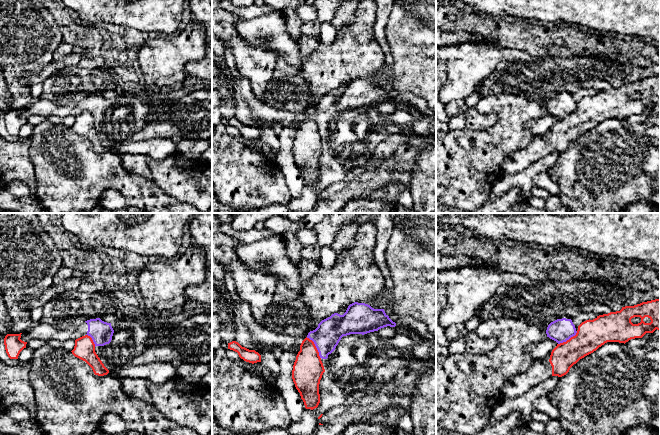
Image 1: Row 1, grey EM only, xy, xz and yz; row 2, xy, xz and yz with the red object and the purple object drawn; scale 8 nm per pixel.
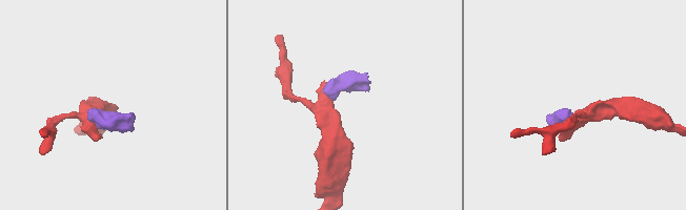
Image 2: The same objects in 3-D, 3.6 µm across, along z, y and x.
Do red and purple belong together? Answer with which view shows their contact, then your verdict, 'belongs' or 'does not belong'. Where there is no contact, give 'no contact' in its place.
meets red in xz; does not belong

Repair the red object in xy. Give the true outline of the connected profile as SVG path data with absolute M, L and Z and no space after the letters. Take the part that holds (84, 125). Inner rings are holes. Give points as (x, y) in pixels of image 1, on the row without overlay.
M85 111L76 115L74 125L71 128L75 133L85 137L95 151L104 152L109 149L109 146L96 130L95 120L90 112Z

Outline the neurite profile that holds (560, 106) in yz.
M557 95L551 98L546 106L547 113L556 117L558 120L566 118L575 112L578 102L575 102L571 95Z

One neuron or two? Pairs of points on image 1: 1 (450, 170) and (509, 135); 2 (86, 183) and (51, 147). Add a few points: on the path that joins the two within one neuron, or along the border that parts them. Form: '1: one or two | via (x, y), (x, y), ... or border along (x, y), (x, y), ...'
1: one | via (465, 162), (469, 162), (483, 148), (494, 144)
2: one | via (77, 174), (60, 156)

